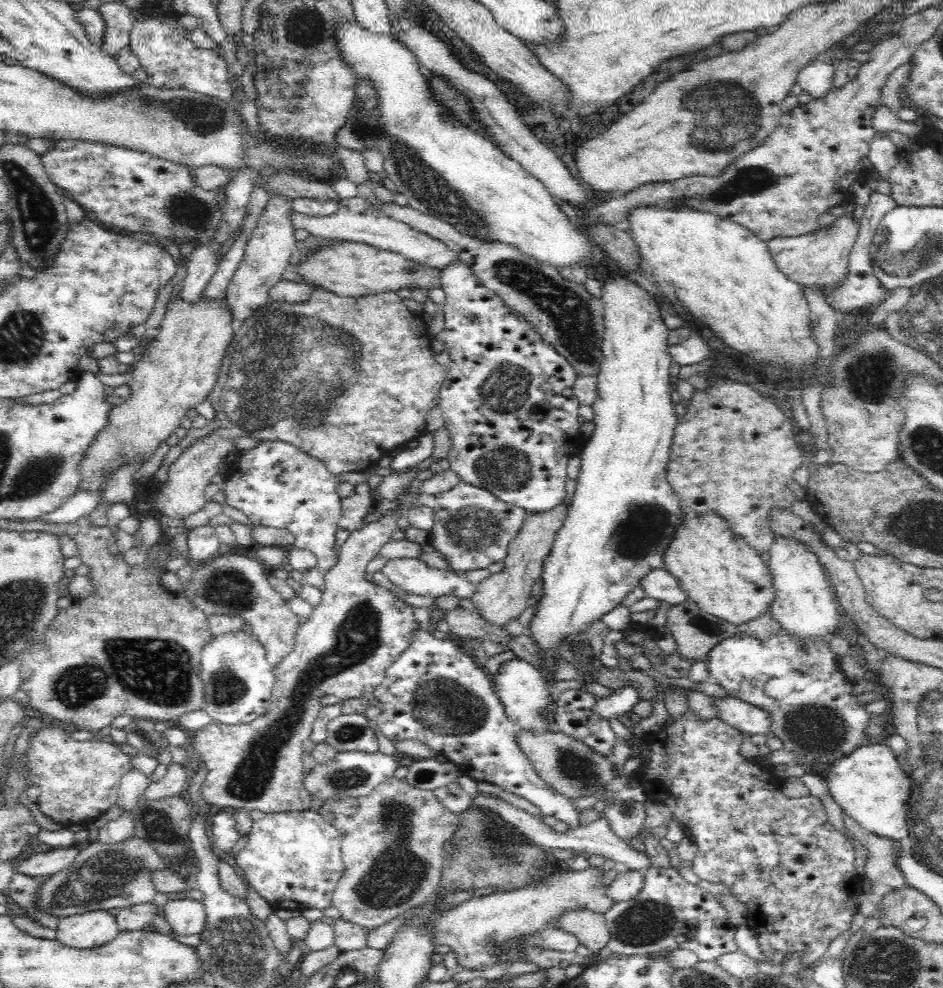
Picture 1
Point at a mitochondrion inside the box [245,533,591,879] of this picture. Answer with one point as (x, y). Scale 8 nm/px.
(443, 705)

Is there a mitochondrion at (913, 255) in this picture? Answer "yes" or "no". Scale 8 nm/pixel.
yes

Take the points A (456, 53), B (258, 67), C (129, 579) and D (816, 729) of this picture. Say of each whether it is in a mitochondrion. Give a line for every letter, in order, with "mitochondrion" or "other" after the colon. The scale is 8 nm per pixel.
A: other
B: other
C: other
D: mitochondrion

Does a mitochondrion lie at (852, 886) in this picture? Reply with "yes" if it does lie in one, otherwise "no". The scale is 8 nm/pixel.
no

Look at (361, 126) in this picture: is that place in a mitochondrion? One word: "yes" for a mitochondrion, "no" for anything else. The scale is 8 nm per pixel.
yes

